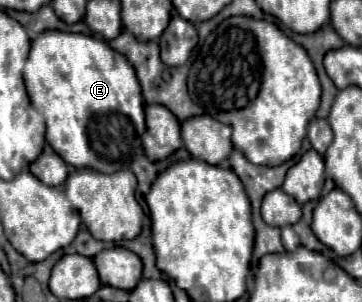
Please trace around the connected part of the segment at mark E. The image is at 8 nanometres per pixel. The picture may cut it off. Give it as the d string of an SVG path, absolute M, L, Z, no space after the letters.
M45 31L31 43L23 79L33 107L45 117L47 143L67 165L115 173L141 151L145 105L139 81L131 63L103 39Z

